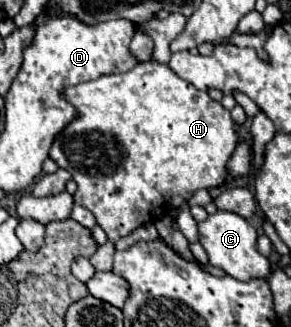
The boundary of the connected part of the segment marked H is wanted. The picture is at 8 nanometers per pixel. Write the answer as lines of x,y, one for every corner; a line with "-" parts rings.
141,61
127,73
103,75
95,81
65,87
63,97
75,105
77,117
55,137
49,157
73,175
77,183
73,199
89,211
93,209
97,223
107,233
107,243
91,257
91,265
97,271
111,271
115,241
123,235
129,235
141,223
155,221
163,215
163,209
177,209
197,189
223,185
227,161
237,145
237,125
221,103
183,81
167,63

